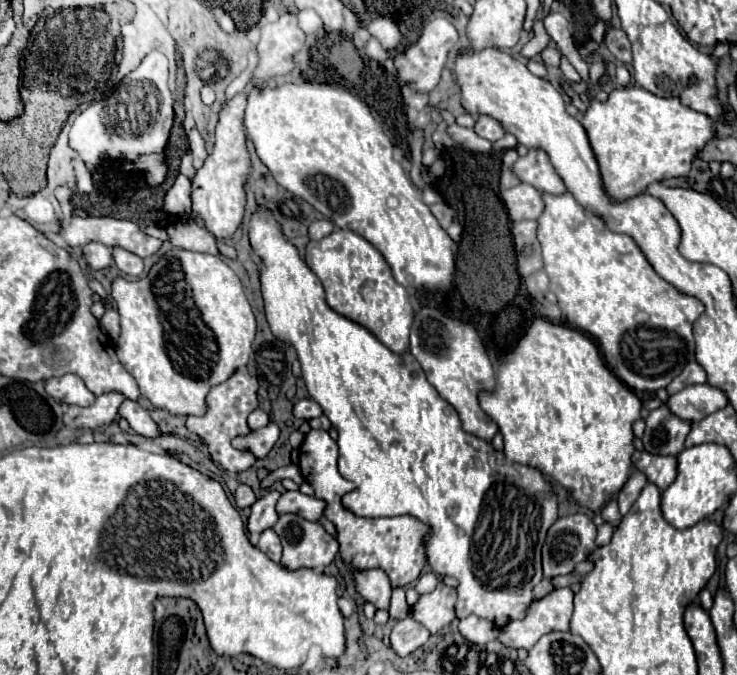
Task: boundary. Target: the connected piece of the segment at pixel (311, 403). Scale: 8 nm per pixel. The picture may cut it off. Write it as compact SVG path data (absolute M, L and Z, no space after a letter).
M305 398L305 400L299 400L299 402L295 404L293 414L295 414L297 418L301 418L301 420L311 420L311 418L321 416L321 406L319 406L315 400Z

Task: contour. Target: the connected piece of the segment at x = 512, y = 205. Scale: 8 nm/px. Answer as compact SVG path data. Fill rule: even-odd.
M517 184L513 188L505 188L501 198L507 206L509 218L517 220L537 220L543 212L543 194L529 184Z

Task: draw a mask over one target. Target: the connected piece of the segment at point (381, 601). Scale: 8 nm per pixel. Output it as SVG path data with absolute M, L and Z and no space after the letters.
M363 570L355 572L355 582L357 582L357 592L377 608L387 610L391 602L391 582L383 570Z

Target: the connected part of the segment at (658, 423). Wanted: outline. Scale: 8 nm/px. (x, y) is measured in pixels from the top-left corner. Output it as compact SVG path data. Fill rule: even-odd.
M667 404L653 410L647 418L643 446L651 454L677 456L685 446L685 438L691 430L691 422L677 418Z

